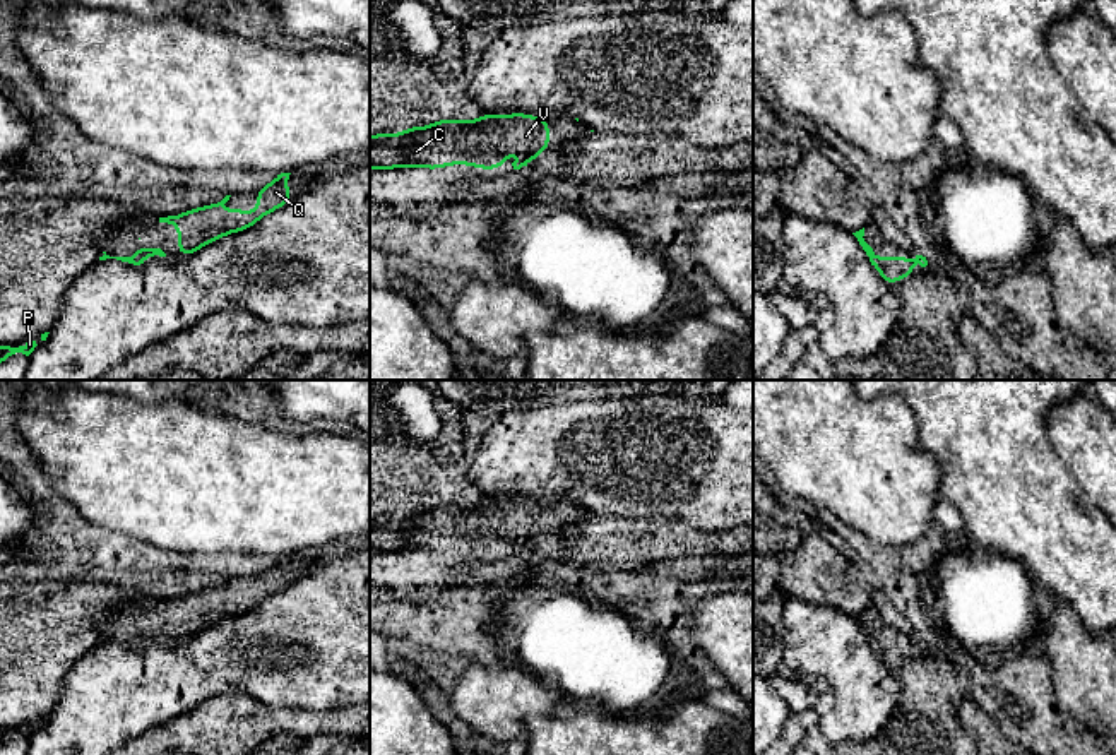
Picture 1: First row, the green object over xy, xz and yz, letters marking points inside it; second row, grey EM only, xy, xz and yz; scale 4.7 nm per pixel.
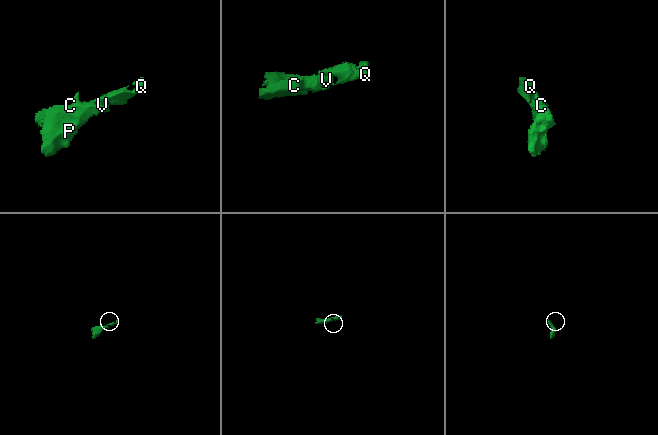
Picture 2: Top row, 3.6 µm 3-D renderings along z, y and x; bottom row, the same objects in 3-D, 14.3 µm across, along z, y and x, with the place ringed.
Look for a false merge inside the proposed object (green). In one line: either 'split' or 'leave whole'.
leave whole

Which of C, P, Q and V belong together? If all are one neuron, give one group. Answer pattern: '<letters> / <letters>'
C P Q V

